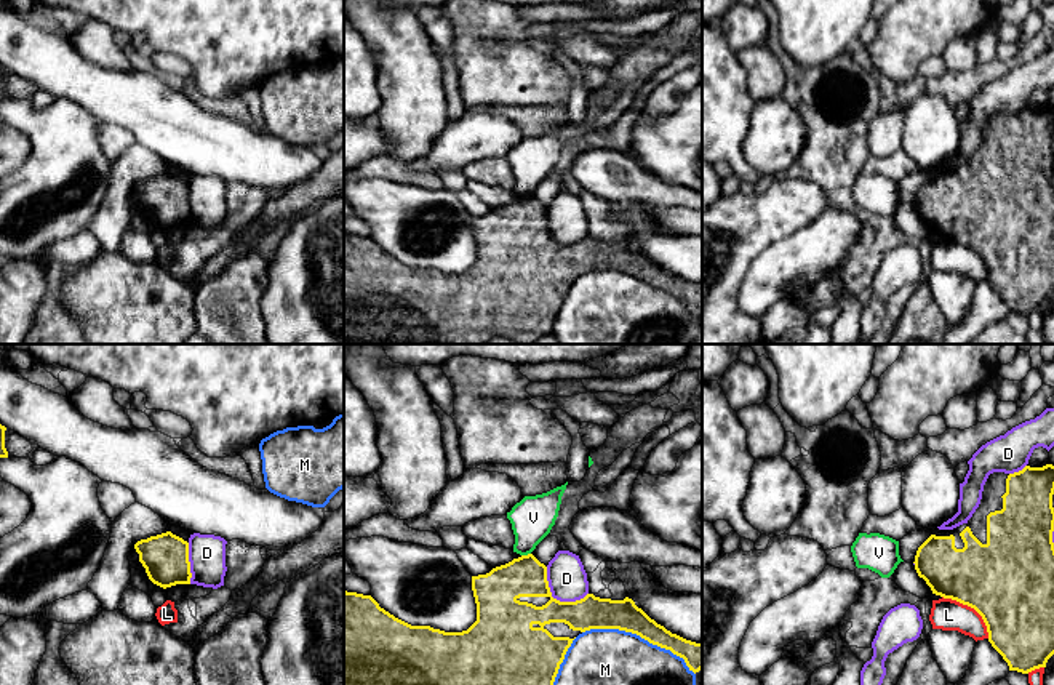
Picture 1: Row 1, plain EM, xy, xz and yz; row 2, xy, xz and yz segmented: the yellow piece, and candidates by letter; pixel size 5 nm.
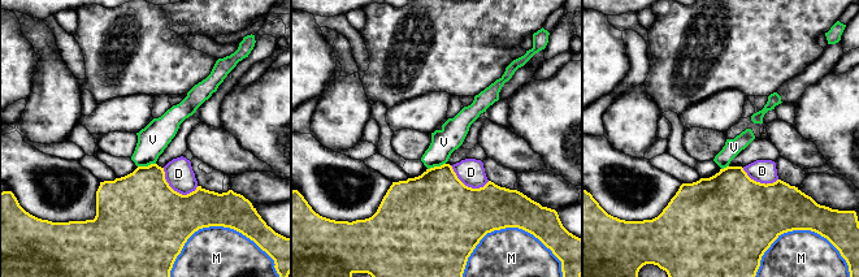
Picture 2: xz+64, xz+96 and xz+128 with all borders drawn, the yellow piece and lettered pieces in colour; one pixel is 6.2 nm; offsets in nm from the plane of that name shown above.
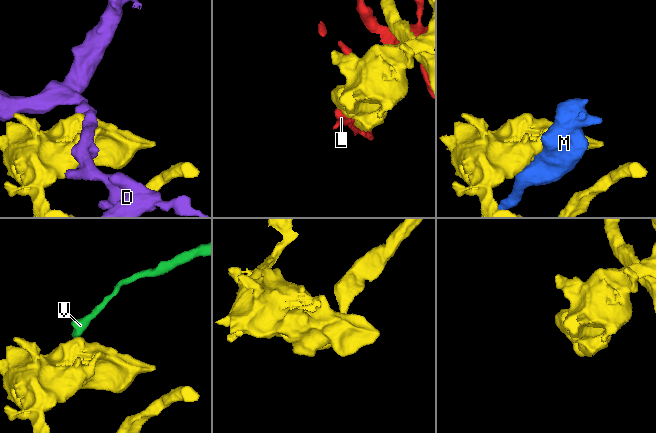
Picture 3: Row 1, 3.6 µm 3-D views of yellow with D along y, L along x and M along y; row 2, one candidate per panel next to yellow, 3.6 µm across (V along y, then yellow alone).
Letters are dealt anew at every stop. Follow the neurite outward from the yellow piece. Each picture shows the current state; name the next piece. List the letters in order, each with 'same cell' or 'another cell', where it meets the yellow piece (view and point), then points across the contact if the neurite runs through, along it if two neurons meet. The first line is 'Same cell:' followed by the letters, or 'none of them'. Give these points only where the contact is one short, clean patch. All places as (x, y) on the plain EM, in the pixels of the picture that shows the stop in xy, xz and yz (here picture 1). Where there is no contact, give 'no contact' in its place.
Same cell: none of them
D: another cell | xz (555, 240)
L: another cell | yz (973, 248)
M: another cell | xz (640, 277)
V: another cell | xz (525, 197) | along xz (530, 194), (522, 197)

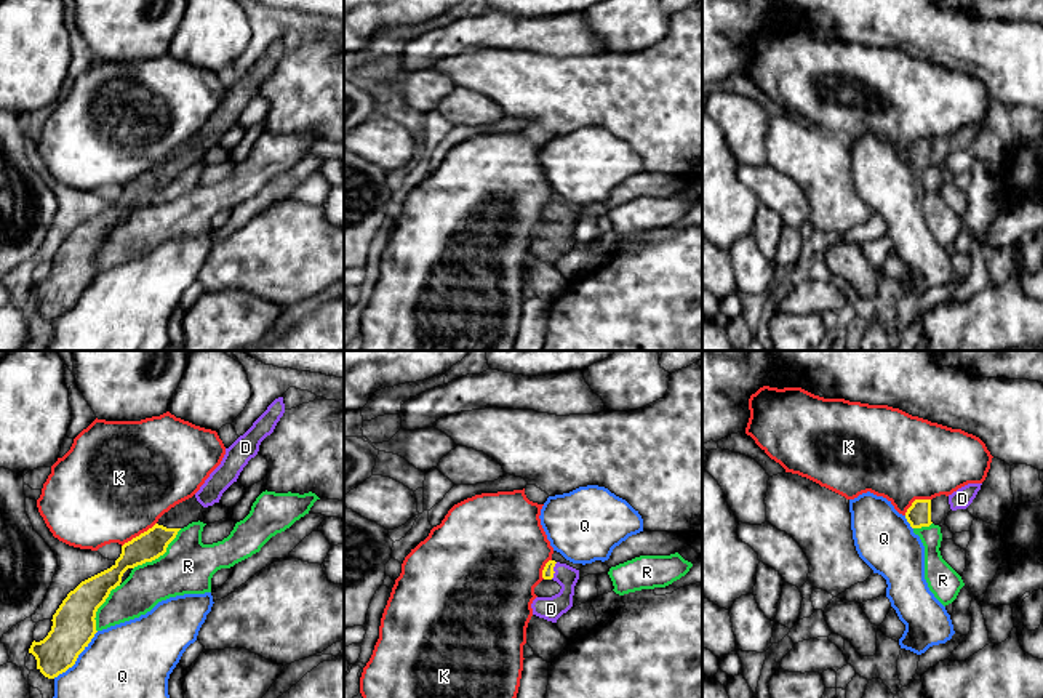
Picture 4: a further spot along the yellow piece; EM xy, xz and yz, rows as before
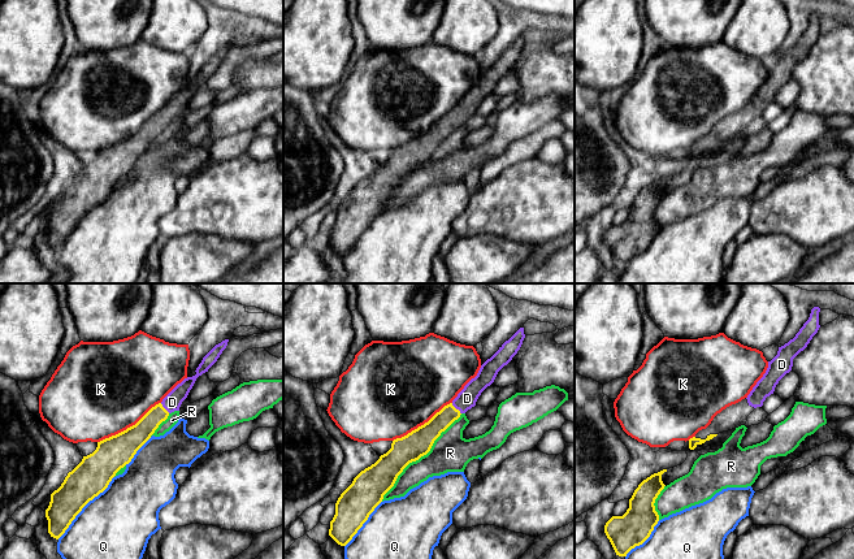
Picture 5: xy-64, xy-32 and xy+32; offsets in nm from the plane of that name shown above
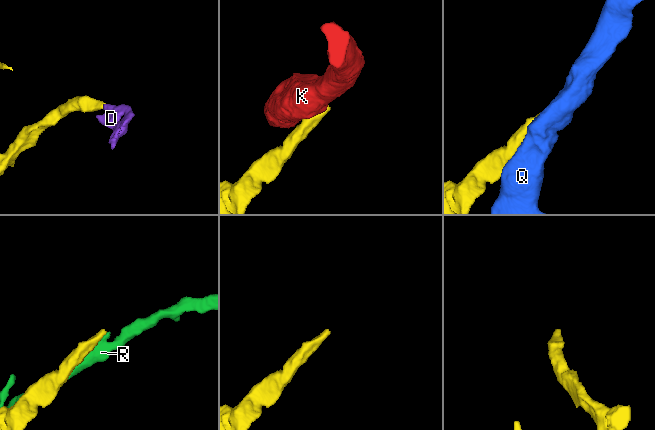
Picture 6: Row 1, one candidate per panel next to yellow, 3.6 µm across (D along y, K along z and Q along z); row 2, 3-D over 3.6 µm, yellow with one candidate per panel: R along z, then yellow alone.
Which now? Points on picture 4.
Same cell: D
D: same cell | xz (552, 212) | across xz (547, 215), (552, 212), (565, 236), (551, 250)
K: another cell | xy (139, 176)
Q: another cell | xy (77, 298)
R: another cell | xy (160, 196)

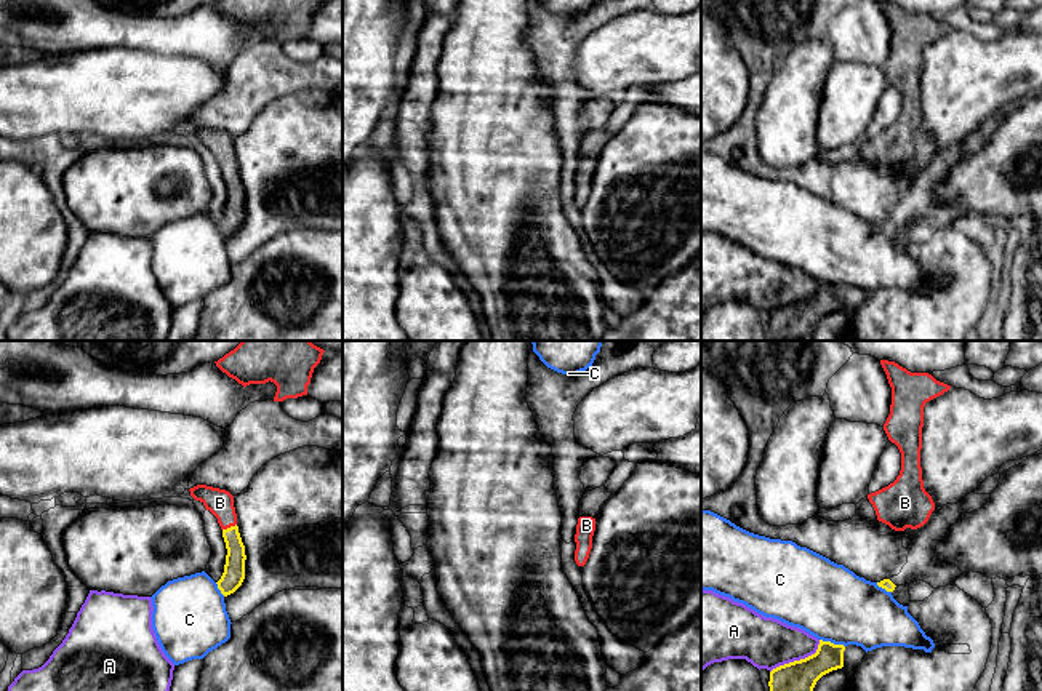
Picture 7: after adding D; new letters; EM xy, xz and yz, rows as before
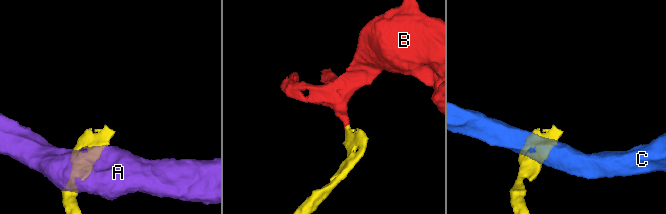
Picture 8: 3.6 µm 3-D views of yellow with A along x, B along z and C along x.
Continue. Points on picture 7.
Same cell: B
A: another cell | yz (797, 303)
B: same cell | xy (231, 168) | across xy (234, 211), (231, 168), (220, 144)
C: another cell | yz (833, 285)

